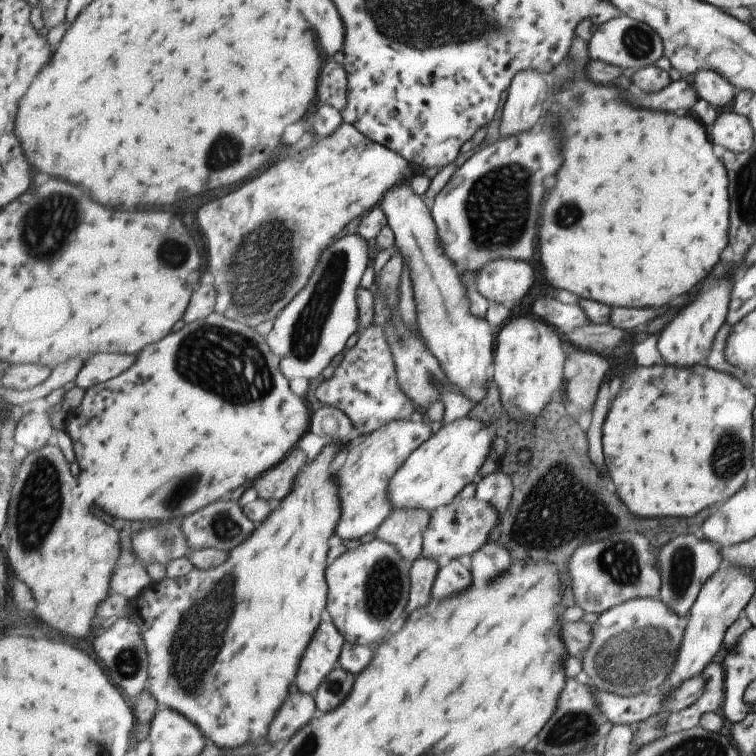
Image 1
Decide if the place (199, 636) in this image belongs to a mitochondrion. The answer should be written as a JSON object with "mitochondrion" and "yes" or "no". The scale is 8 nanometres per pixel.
{"mitochondrion":"yes"}

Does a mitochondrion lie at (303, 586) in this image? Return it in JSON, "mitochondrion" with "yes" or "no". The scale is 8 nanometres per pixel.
{"mitochondrion":"no"}

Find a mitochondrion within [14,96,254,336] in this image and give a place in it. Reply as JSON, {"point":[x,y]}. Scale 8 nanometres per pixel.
{"point":[46,229]}

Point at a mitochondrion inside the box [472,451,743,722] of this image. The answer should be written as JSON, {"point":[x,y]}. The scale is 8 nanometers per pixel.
{"point":[633,654]}

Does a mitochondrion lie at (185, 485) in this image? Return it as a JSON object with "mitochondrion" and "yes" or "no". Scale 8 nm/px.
{"mitochondrion":"yes"}

